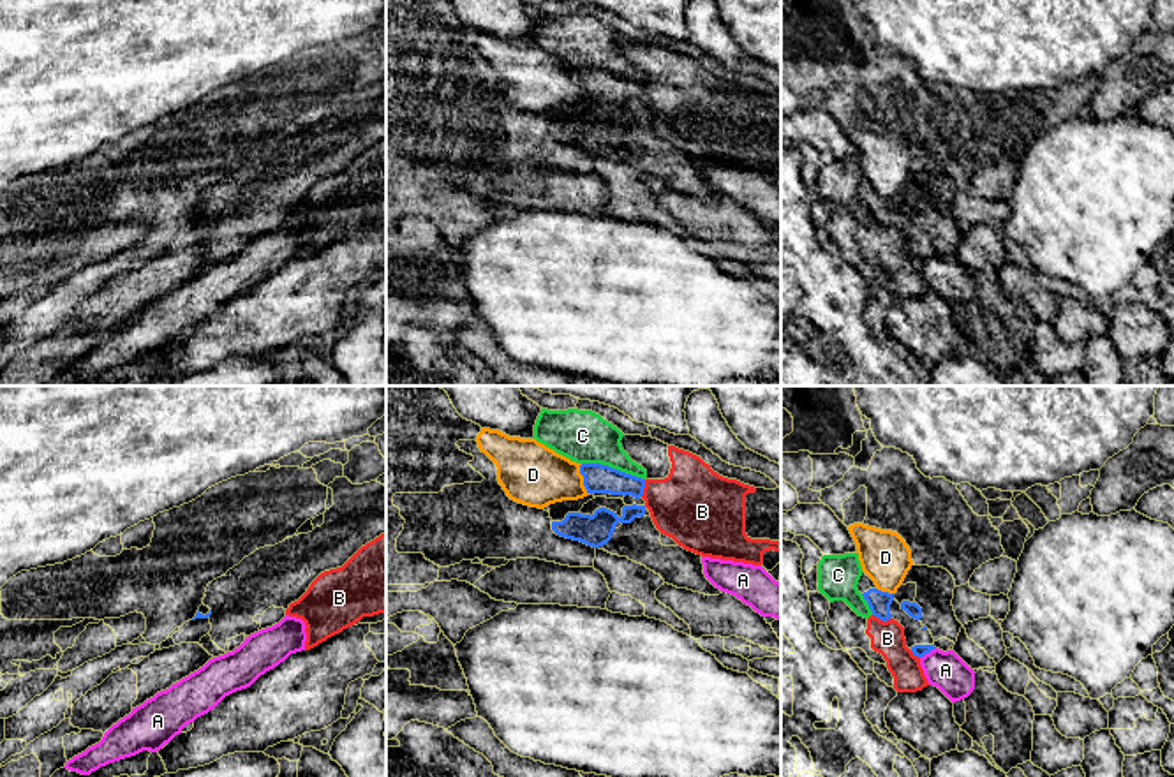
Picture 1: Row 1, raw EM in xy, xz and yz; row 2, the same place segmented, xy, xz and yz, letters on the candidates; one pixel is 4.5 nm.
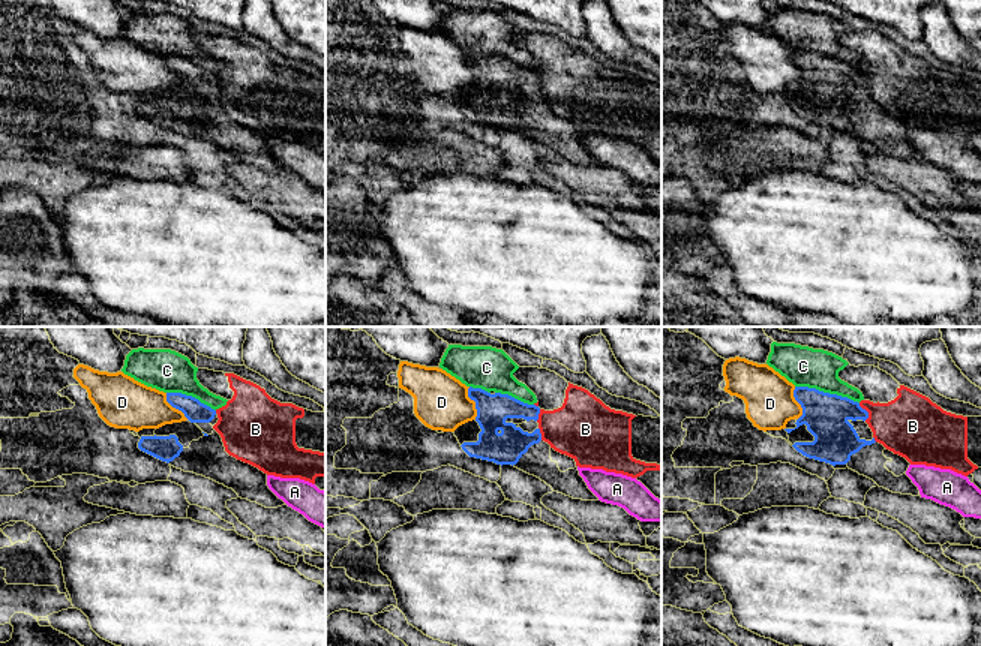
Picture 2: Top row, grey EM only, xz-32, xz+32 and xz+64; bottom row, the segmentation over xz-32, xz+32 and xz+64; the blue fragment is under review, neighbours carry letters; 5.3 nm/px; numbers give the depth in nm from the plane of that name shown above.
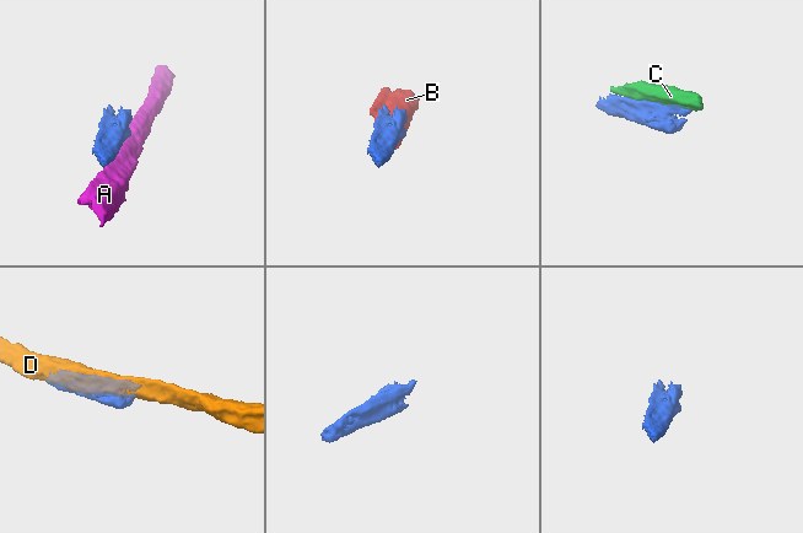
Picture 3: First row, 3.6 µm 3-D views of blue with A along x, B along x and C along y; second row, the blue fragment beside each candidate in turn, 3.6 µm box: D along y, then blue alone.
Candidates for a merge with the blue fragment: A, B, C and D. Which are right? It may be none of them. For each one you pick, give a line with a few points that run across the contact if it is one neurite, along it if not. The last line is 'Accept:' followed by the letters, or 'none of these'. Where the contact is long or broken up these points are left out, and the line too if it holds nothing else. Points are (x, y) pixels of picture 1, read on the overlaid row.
Accept: none of these

